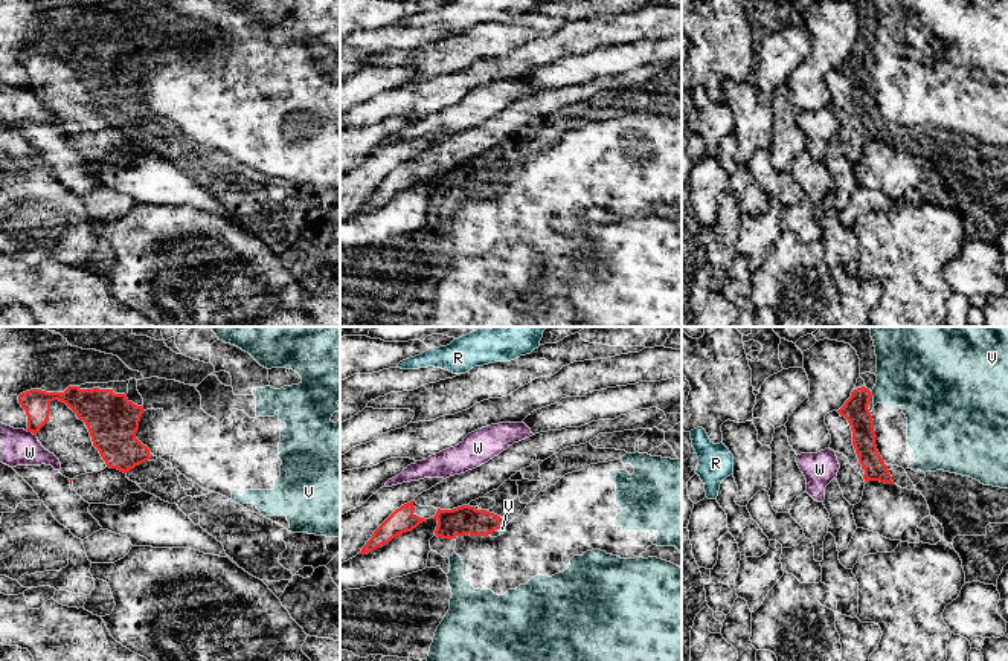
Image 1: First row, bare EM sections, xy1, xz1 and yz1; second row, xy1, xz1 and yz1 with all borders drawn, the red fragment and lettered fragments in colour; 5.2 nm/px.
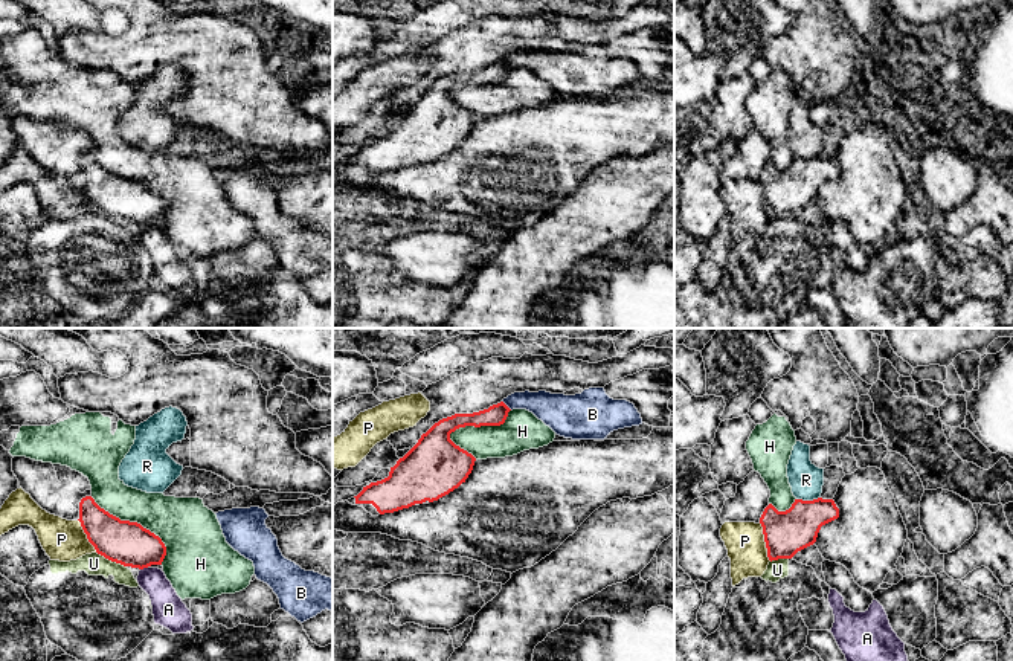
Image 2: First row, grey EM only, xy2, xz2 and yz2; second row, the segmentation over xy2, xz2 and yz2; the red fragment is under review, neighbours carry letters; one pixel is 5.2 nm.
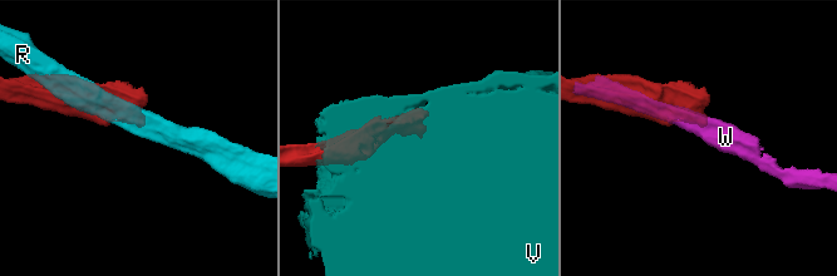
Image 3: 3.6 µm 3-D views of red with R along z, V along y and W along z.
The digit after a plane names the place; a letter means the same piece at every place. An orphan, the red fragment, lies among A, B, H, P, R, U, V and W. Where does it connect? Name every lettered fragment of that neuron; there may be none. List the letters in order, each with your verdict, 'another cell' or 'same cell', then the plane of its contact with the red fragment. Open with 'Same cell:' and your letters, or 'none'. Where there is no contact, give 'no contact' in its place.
Same cell: none
A: another cell | xy2
B: another cell | xz2
H: another cell | xz2
P: another cell | yz2
R: another cell | yz2
U: another cell | xy2
V: another cell | yz1
W: another cell | xy1

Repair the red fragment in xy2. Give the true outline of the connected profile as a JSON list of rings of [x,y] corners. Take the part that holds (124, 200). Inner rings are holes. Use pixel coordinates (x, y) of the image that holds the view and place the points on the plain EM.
[[[92,154],[79,160],[79,177],[88,200],[105,217],[131,226],[162,223],[166,205],[137,180],[121,179],[101,166]]]

